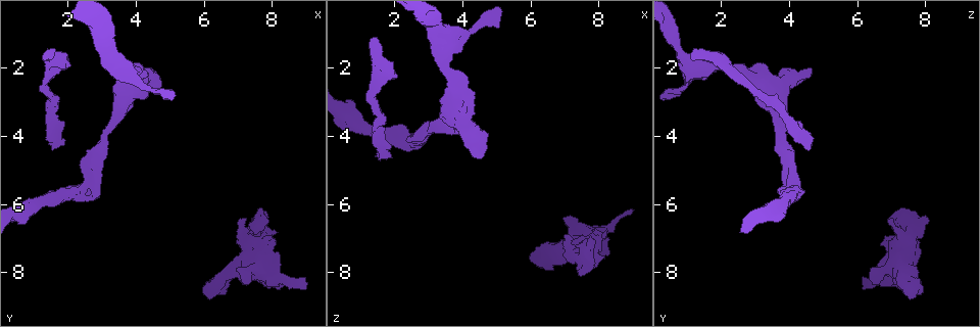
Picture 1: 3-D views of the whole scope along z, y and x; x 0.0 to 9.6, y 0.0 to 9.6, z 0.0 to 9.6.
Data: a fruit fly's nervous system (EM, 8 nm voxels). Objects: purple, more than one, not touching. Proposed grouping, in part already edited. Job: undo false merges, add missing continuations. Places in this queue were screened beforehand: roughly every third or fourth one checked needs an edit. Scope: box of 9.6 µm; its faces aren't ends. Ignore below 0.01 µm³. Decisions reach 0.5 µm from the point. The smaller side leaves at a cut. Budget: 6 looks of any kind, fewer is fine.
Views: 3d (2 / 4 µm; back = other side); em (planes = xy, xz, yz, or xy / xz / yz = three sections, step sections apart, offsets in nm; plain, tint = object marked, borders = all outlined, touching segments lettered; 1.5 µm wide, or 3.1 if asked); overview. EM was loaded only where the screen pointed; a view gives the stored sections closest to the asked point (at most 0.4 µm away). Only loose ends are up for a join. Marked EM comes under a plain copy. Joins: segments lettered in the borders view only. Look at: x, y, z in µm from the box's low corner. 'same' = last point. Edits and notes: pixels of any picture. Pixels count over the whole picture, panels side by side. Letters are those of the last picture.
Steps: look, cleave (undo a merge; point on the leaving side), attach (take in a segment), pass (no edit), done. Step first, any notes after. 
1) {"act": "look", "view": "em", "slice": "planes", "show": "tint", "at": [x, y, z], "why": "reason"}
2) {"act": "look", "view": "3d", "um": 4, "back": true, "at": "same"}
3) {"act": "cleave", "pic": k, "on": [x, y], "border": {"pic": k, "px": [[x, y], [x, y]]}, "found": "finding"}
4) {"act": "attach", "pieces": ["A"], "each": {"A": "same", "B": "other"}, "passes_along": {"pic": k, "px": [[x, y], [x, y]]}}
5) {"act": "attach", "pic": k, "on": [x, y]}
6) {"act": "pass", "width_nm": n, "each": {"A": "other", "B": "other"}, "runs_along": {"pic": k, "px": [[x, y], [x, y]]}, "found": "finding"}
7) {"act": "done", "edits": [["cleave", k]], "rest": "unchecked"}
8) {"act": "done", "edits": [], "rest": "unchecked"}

{"act": "look", "view": "em", "slice": "planes", "show": "borders", "at": [4.60, 2.15, 4.65], "why": "an open end"}

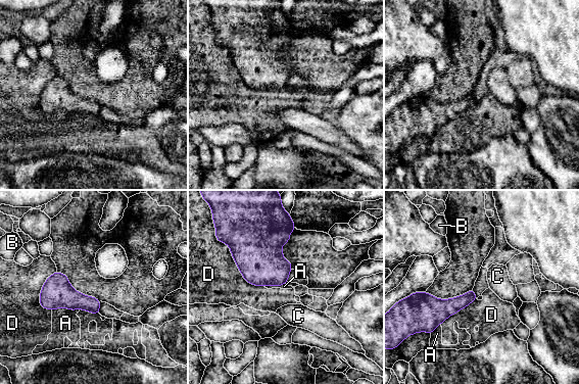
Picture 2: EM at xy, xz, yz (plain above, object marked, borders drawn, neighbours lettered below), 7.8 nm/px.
{"act": "pass", "longest_contact_nm": ["D", 420], "each": {"A": "other", "B": "other", "C": "other", "D": "other"}, "border": {"pic": 2, "px": [[229, 246], [241, 275], [263, 286]]}, "found": "none of them fits"}

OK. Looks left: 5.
{"act": "look", "view": "3d", "um": 4, "at": [1.35, 1.70, 1.10], "why": "free end"}

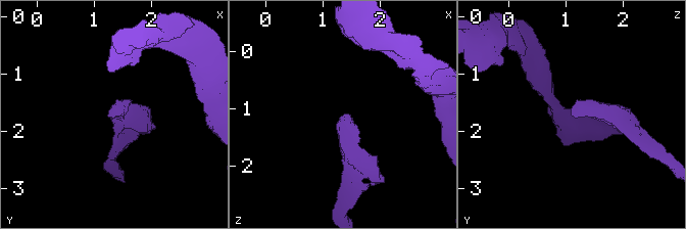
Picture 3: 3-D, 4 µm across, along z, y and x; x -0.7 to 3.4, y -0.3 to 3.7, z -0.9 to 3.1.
{"act": "look", "view": "em", "slice": "planes", "show": "tint", "at": [1.40, 1.65, 1.05], "why": "need the tissue"}

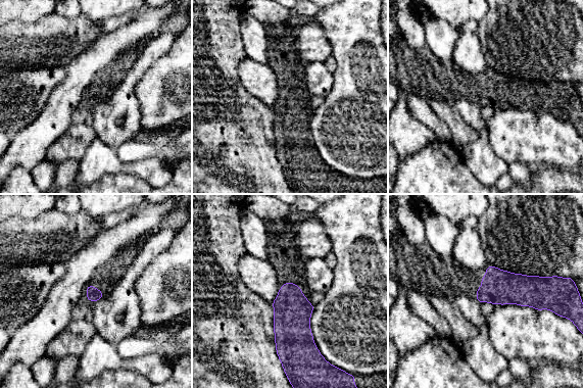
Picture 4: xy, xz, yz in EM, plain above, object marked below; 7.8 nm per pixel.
{"act": "look", "view": "em", "slice": "planes", "show": "borders", "at": "same", "why": "what lies round it"}

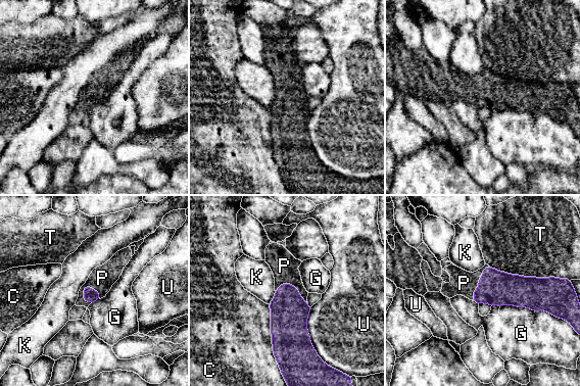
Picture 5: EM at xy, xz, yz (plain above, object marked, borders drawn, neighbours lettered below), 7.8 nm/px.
{"act": "attach", "pieces": ["P"], "each": {"C": "other", "G": "other", "K": "other", "P": "same", "T": "other", "U": "other"}, "passes_along": {"pic": 5, "px": [[289, 314], [295, 287], [284, 266]]}, "found": "it goes on there"}

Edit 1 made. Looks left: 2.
{"act": "done", "edits": [["attach", 5]], "rest": "unchecked"}

